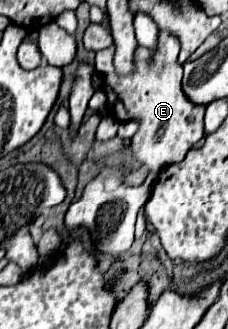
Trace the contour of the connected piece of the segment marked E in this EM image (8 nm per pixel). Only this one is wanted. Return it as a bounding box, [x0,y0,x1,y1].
[95,31,205,175]

